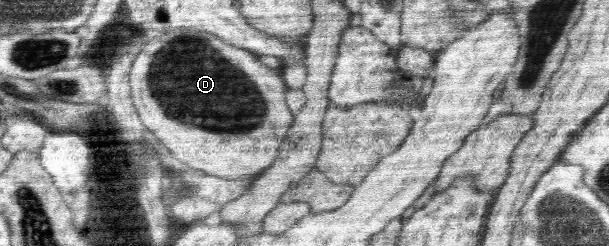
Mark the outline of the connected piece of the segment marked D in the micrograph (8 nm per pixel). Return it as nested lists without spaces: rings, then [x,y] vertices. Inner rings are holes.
[[[181,28],[181,30],[169,30],[168,32],[166,32],[166,34],[162,34],[162,36],[153,38],[152,40],[150,40],[150,42],[143,44],[142,52],[140,52],[140,54],[137,54],[136,56],[133,56],[133,58],[136,58],[136,60],[134,60],[134,64],[132,64],[132,70],[130,70],[129,72],[130,80],[124,80],[124,81],[129,81],[130,86],[132,86],[132,100],[134,100],[134,107],[136,108],[136,112],[140,114],[140,120],[144,122],[144,126],[146,126],[148,130],[152,130],[151,133],[154,134],[154,138],[158,138],[158,140],[156,141],[162,142],[162,146],[166,146],[166,148],[170,150],[171,154],[182,162],[184,167],[187,166],[192,169],[195,169],[196,171],[200,171],[202,173],[210,174],[212,176],[217,176],[224,179],[241,179],[244,177],[255,178],[256,176],[260,176],[262,171],[266,171],[268,168],[270,168],[270,166],[274,164],[277,158],[281,157],[282,147],[283,147],[282,144],[286,142],[287,134],[295,118],[292,115],[290,109],[288,109],[288,104],[286,99],[286,92],[288,90],[288,86],[285,83],[285,80],[283,79],[280,70],[276,70],[276,69],[270,70],[270,68],[264,66],[264,64],[260,64],[260,62],[258,62],[258,60],[256,60],[256,58],[254,58],[254,56],[250,54],[250,52],[246,52],[246,50],[238,50],[236,46],[224,42],[224,40],[220,39],[220,37],[212,33],[207,33],[199,30],[192,30],[188,28]],[[200,114],[206,114],[206,116],[202,116],[202,118],[206,118],[206,122],[198,122],[198,118],[200,118]]]

